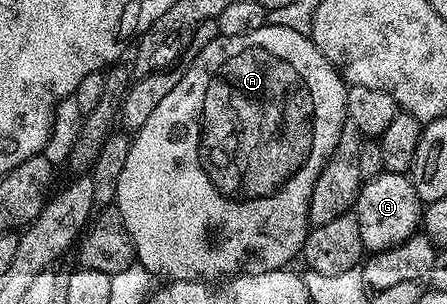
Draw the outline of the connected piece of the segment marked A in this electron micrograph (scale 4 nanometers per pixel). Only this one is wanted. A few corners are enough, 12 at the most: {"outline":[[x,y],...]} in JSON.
{"outline":[[219,35],[115,204],[167,282],[287,268],[348,85],[310,36]]}

